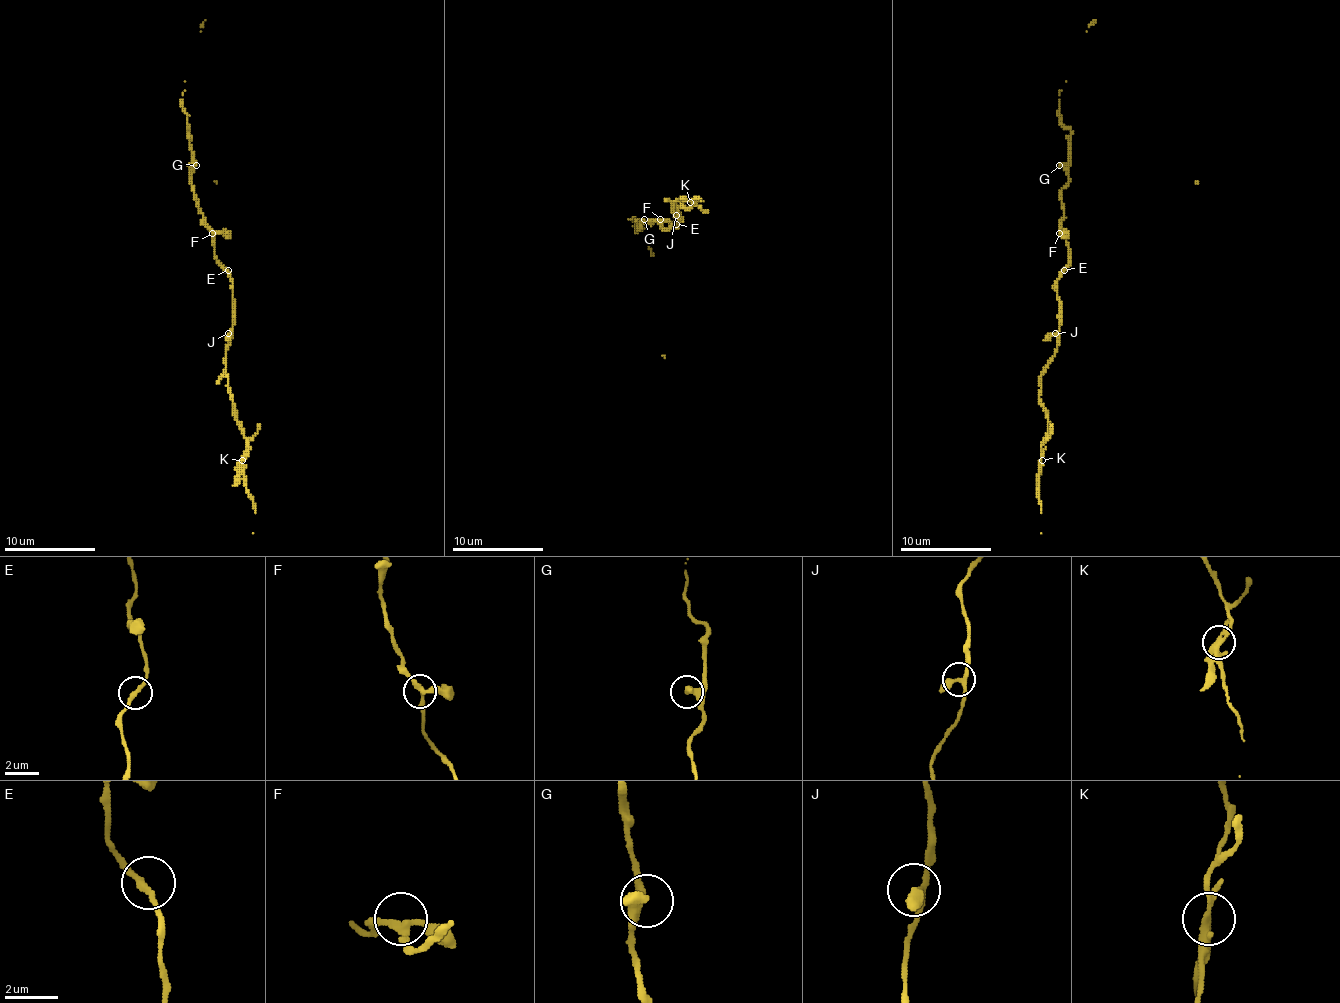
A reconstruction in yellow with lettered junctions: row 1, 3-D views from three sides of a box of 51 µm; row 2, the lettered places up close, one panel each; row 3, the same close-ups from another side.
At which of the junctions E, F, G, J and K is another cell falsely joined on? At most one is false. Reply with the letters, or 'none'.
K

